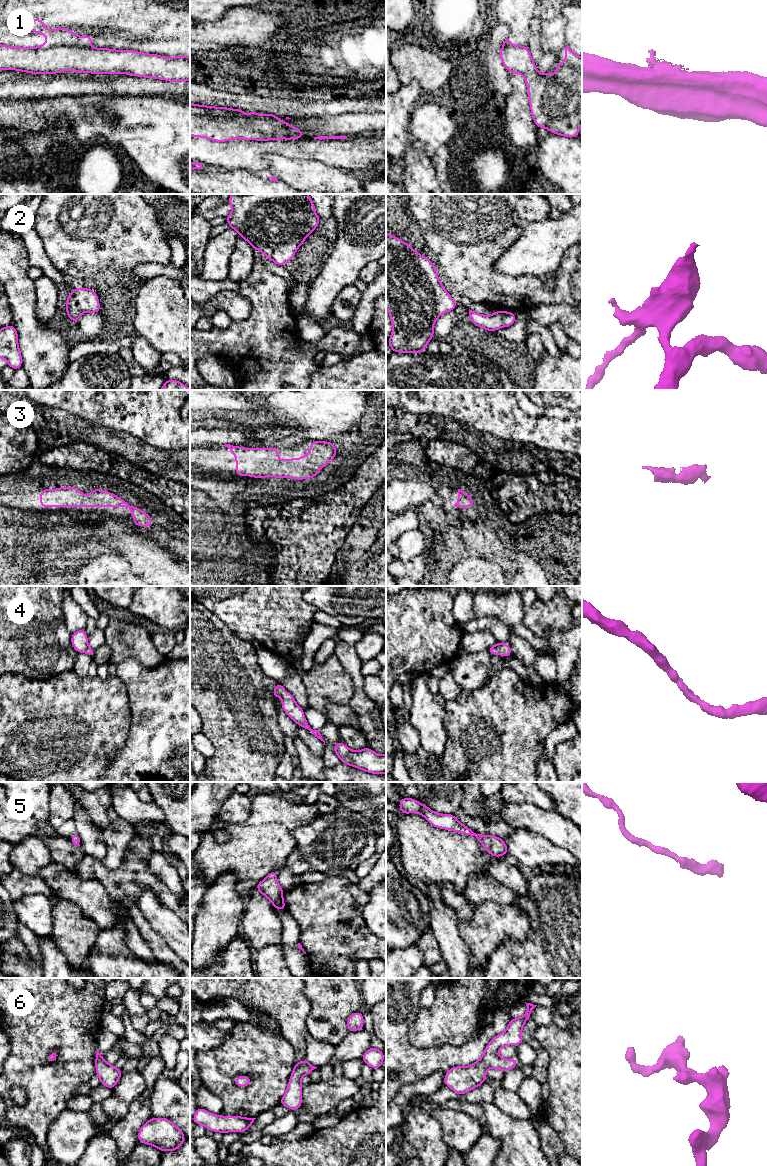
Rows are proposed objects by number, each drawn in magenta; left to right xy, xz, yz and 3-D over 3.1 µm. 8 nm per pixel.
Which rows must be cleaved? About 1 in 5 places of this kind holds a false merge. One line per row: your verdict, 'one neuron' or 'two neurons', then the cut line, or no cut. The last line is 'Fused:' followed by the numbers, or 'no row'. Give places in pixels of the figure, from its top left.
1: one neuron; no cut
2: one neuron; no cut
3: one neuron; no cut
4: one neuron; no cut
5: one neuron; no cut
6: one neuron; no cut
Fused: no row

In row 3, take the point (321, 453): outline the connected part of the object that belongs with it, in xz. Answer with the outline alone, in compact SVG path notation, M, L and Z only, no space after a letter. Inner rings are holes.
M313 441L310 443L308 456L300 456L297 461L295 458L282 461L278 457L279 448L243 448L230 444L223 446L236 456L236 475L254 478L311 479L331 462L337 453L332 442Z

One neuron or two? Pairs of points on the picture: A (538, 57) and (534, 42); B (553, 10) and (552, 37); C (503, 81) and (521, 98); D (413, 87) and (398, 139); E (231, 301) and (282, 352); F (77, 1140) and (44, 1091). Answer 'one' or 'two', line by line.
A: one
B: one
C: two
D: one
E: two
F: two

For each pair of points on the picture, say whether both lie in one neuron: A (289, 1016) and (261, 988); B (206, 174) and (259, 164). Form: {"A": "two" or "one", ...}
{"A": "one", "B": "two"}

